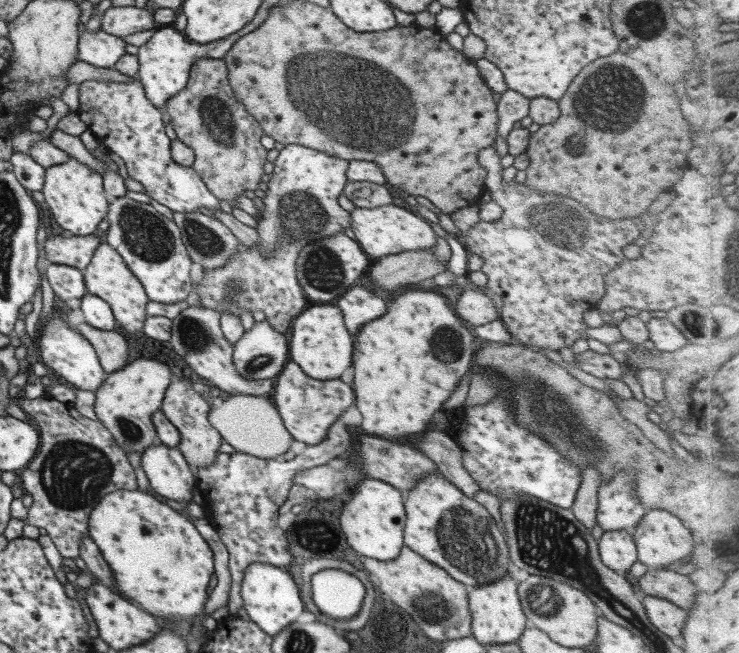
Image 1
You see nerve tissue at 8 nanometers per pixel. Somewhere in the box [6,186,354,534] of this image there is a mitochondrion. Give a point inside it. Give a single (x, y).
(75, 473)

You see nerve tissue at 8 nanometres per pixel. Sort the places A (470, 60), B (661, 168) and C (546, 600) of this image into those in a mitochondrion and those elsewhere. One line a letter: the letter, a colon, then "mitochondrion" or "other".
A: other
B: other
C: mitochondrion

